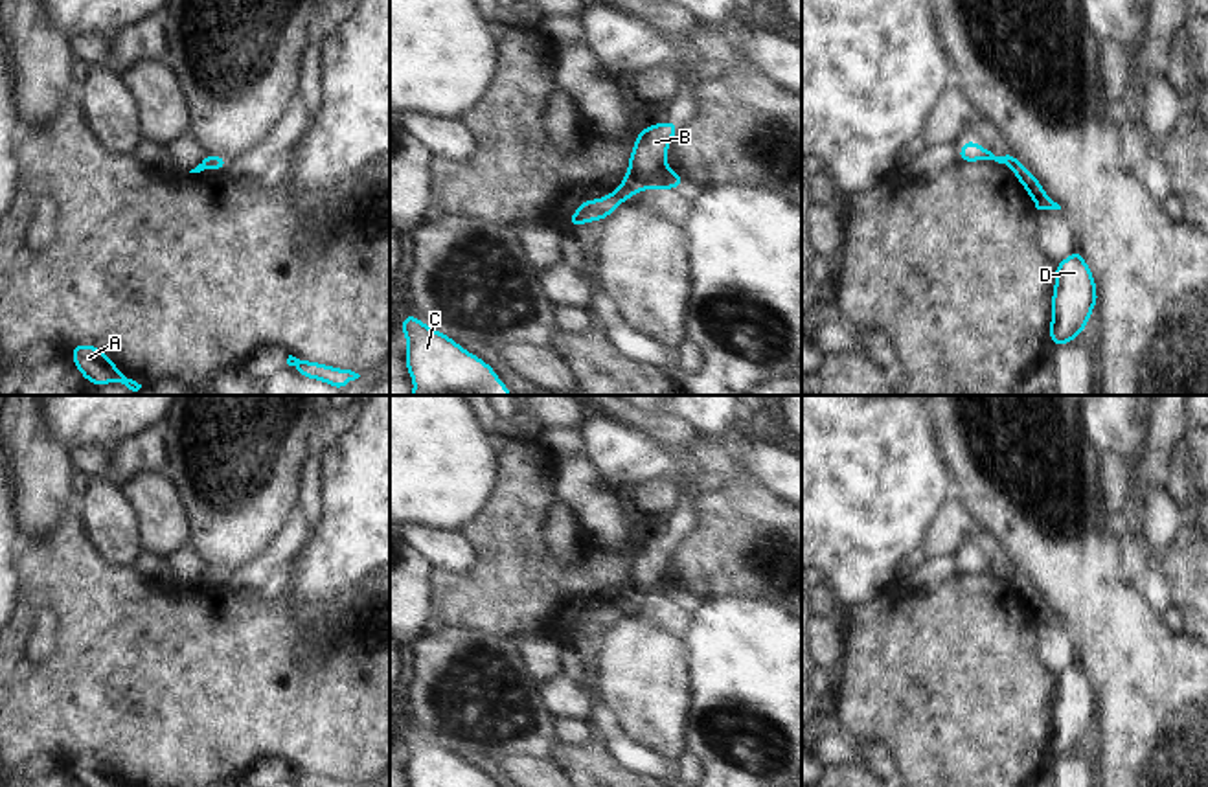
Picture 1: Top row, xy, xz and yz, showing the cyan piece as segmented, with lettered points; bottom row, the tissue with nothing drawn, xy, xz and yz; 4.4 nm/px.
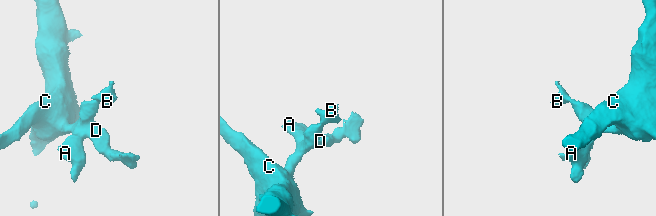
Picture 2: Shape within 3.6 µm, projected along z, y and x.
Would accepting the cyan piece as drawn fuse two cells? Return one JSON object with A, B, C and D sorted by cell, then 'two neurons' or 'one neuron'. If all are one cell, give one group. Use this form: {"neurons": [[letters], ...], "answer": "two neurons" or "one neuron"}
{"neurons": [["A", "C", "D"], ["B"]], "answer": "two neurons"}

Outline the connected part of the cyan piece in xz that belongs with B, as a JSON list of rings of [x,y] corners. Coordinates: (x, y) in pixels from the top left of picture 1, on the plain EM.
[[[673,533],[642,539],[627,574],[629,585],[621,588],[621,598],[616,601],[620,610],[632,610],[638,603],[651,599],[667,603],[686,596],[686,590],[669,581],[666,572],[678,539]]]

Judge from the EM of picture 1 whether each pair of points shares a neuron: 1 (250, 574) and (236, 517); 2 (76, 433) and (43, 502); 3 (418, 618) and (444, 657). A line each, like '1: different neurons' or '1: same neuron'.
1: different neurons
2: different neurons
3: different neurons

